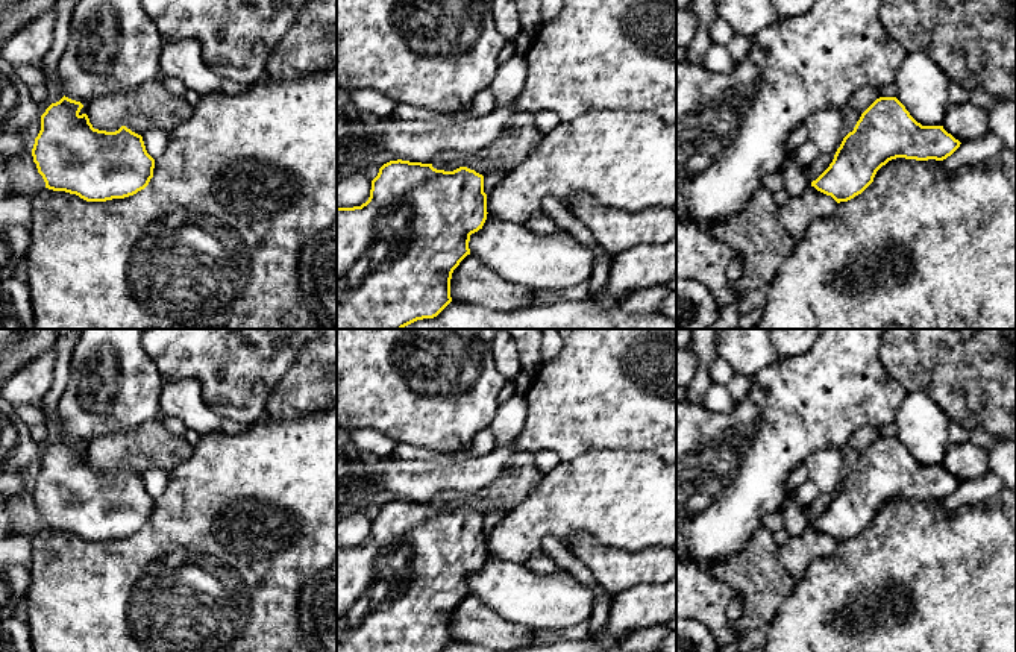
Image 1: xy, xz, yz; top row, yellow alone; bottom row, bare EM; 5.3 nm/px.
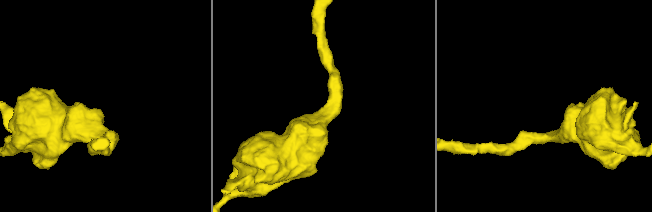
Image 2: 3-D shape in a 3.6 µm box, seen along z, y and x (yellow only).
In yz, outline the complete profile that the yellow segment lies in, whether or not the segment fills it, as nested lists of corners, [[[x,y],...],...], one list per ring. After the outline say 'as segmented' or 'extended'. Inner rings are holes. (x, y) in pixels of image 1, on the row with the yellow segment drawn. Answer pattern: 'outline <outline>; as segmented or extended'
outline [[[880,97],[861,114],[854,130],[843,138],[829,167],[811,182],[811,187],[831,196],[837,203],[848,202],[861,194],[873,182],[876,171],[889,161],[896,158],[943,161],[960,144],[943,126],[917,123],[896,97]]]; as segmented

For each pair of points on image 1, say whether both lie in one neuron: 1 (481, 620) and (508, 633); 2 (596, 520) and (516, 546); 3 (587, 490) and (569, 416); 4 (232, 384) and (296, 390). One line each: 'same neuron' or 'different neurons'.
1: same neuron
2: same neuron
3: different neurons
4: different neurons

